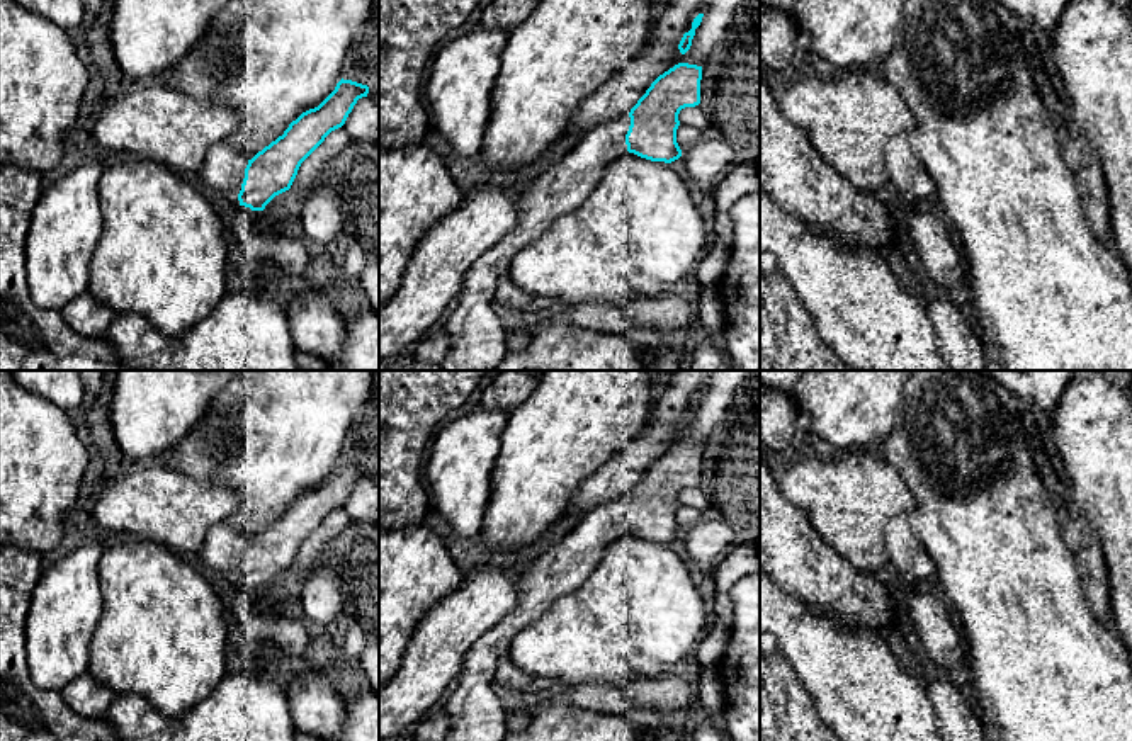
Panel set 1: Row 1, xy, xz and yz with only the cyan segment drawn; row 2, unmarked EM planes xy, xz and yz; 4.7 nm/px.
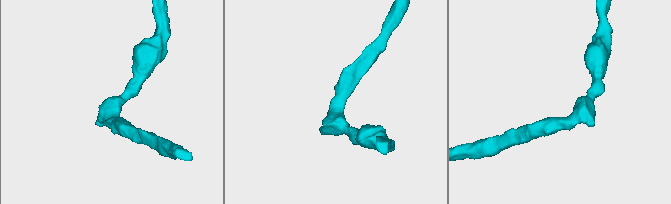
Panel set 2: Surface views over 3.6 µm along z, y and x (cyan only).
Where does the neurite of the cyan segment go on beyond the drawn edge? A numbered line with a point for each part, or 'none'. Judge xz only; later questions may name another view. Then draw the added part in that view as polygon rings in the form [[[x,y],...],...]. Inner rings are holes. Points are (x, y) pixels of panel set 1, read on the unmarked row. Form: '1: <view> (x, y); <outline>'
1: xz (475, 712); [[[629,495],[590,510],[581,522],[522,578],[520,597],[508,615],[483,634],[464,656],[457,687],[442,712],[449,717],[444,741],[503,741],[507,712],[495,693],[498,661],[508,656],[513,637],[539,622],[564,595],[590,576],[603,552],[627,534]]]

